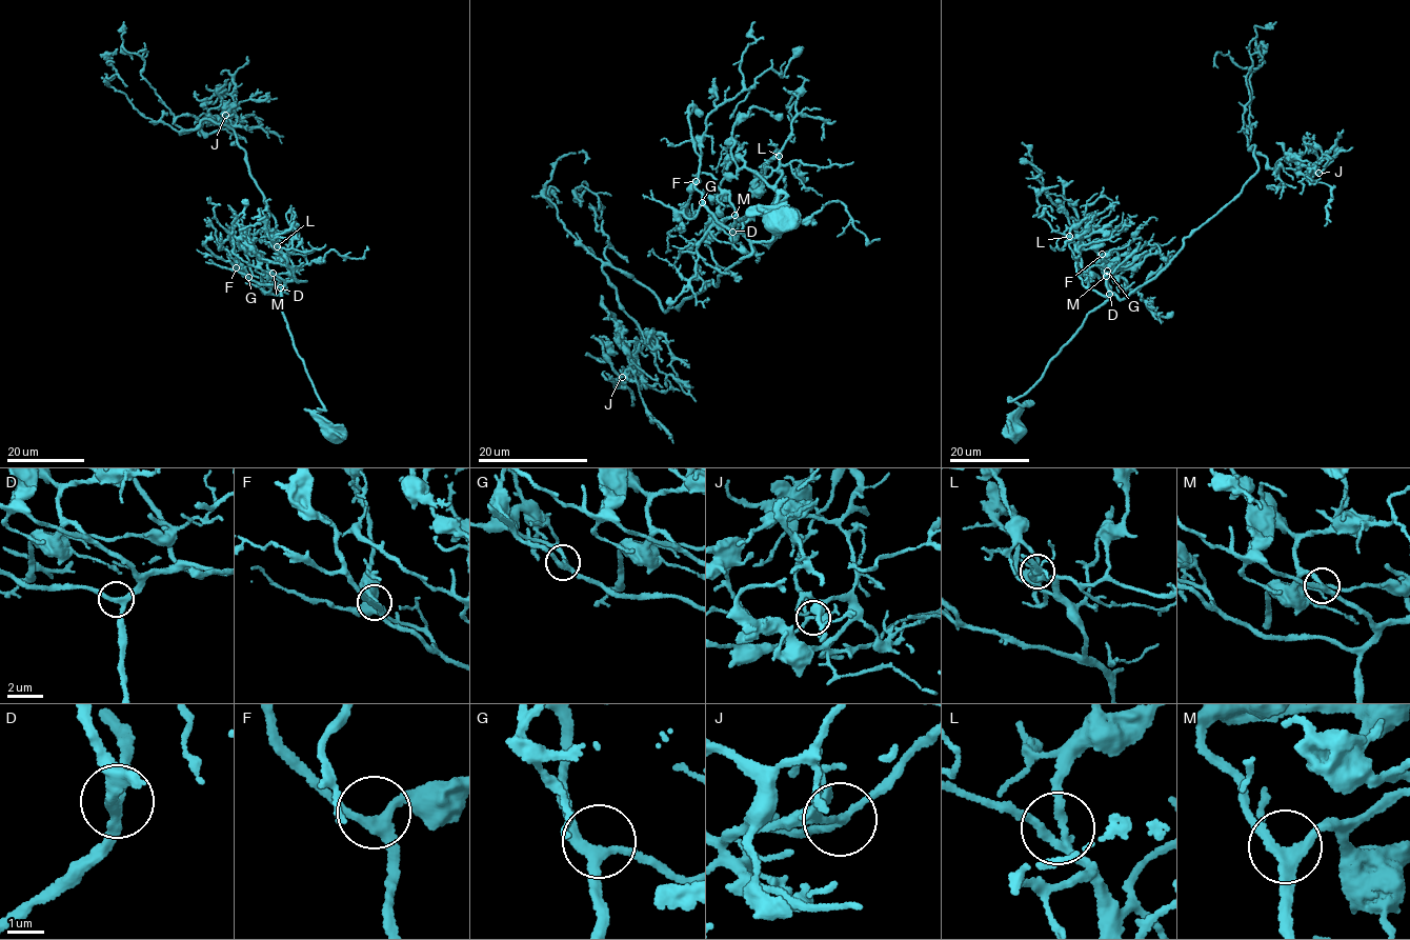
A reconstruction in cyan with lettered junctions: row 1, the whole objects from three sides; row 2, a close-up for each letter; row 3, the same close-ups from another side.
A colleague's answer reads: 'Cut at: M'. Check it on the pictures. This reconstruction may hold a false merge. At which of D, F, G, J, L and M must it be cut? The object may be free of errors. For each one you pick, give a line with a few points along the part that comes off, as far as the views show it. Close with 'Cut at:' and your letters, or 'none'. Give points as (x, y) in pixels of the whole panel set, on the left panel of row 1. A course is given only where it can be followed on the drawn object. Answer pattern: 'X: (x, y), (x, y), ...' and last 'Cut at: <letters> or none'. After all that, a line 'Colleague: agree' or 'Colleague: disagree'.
Cut at: none
Colleague: disagree

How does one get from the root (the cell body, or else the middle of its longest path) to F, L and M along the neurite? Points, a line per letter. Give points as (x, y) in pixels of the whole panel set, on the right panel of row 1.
F: (1015, 432), (1024, 404), (1009, 400), (1040, 379), (1048, 361), (1087, 314), (1109, 296), (1102, 254)
L: (1015, 432), (1024, 404), (1009, 400), (1040, 379), (1112, 293), (1091, 288), (1069, 236)
M: (1015, 432), (1024, 404), (1009, 400), (1040, 379), (1048, 361), (1087, 314), (1108, 298), (1106, 276)

